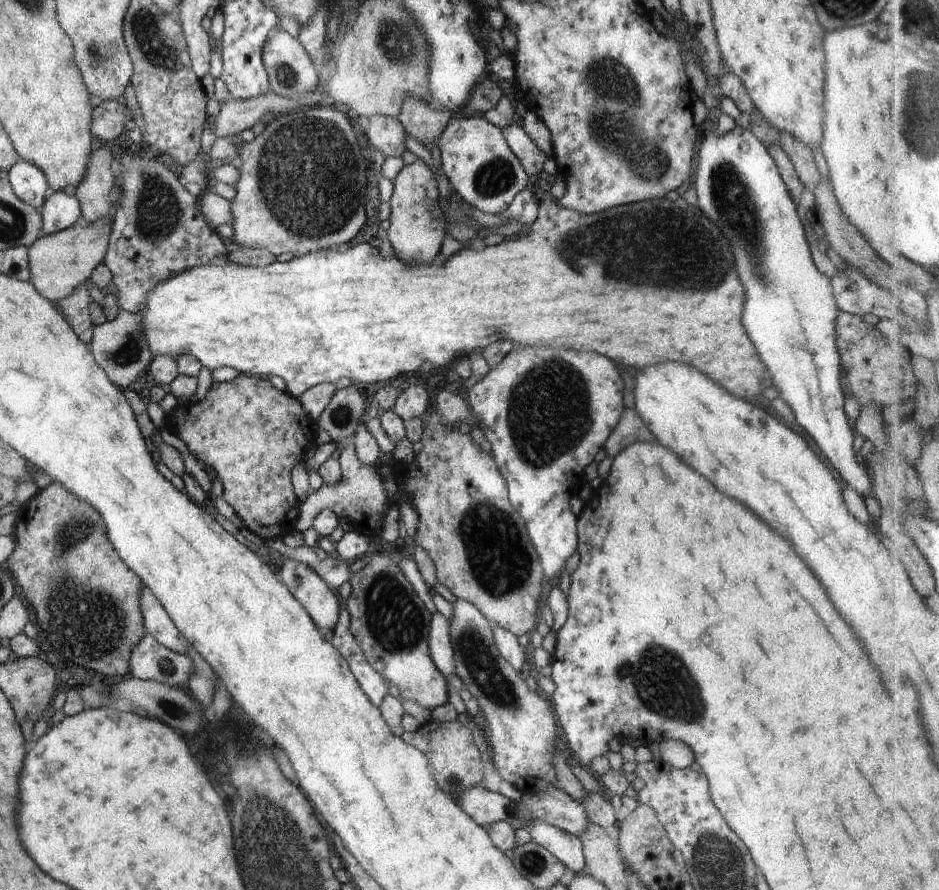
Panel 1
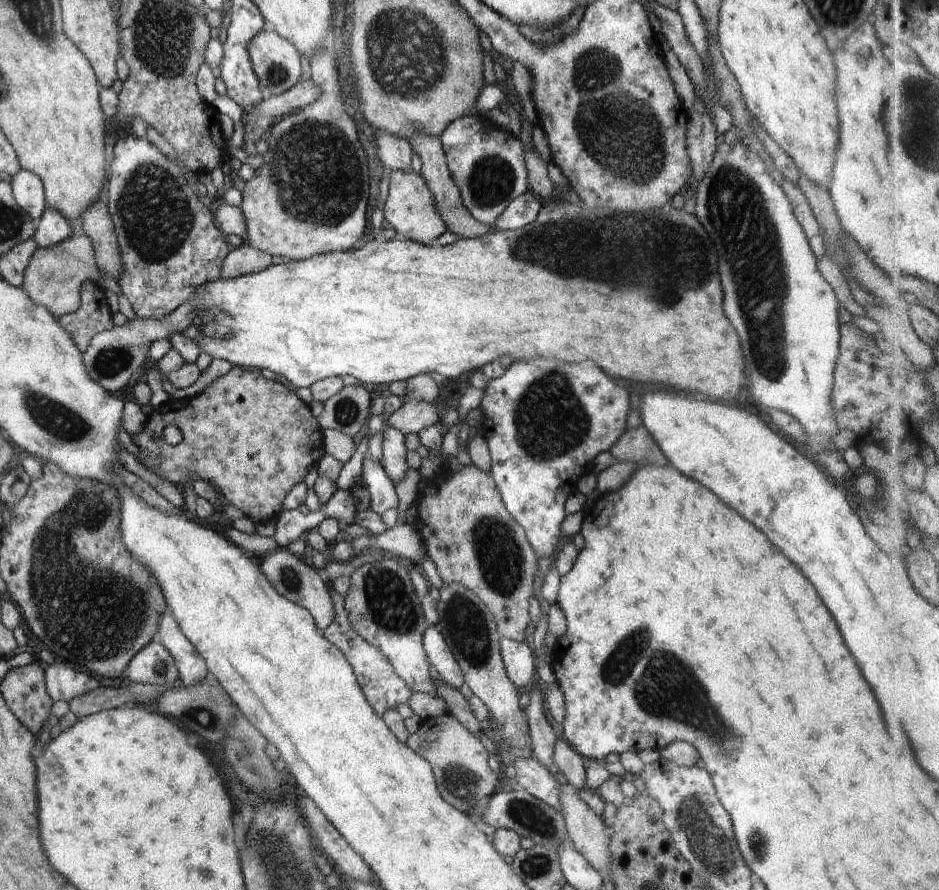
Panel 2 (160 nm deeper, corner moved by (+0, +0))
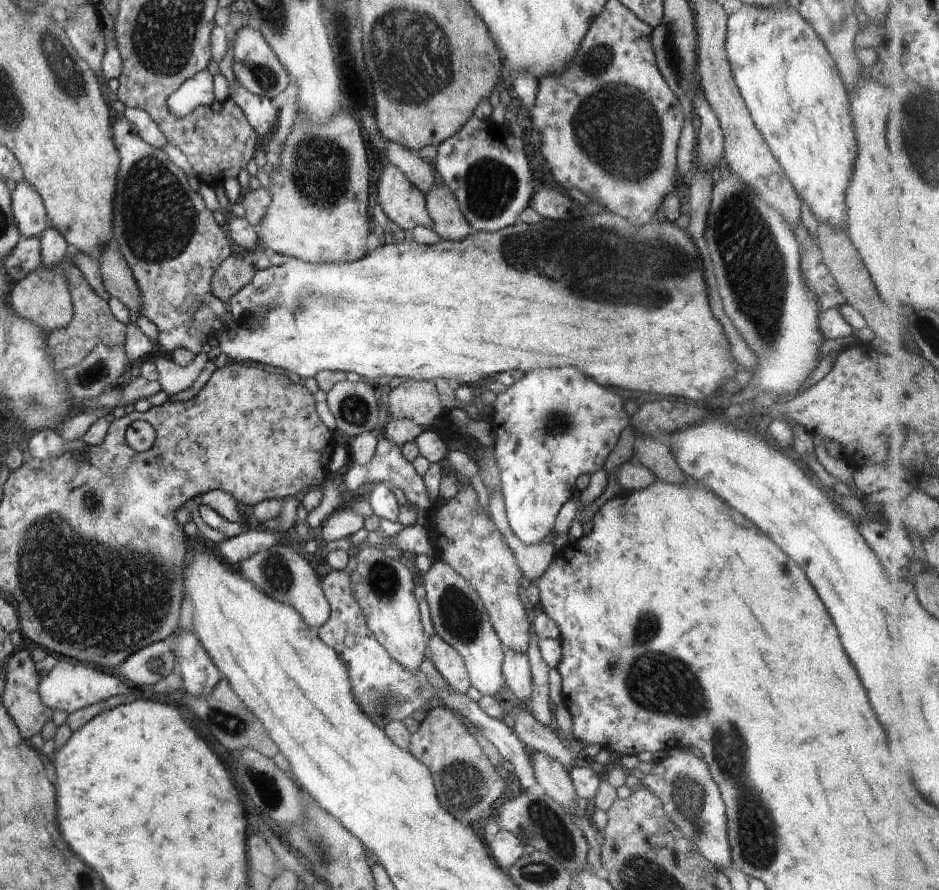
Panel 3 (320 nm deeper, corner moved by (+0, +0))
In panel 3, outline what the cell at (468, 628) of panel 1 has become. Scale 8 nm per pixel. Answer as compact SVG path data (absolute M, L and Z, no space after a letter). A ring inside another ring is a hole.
M439 559L431 564L423 578L424 582L421 585L426 593L435 634L448 641L448 644L460 653L464 659L471 686L479 690L482 695L496 698L509 695L501 669L505 648L491 625L485 604L478 596L477 590L449 564Z

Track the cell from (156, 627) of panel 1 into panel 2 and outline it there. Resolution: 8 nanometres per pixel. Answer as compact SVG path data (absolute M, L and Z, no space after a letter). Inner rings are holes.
M171 612L161 616L156 640L168 649L175 660L179 672L178 683L182 687L191 688L195 684L204 683L206 678L210 678L205 660L182 632Z

